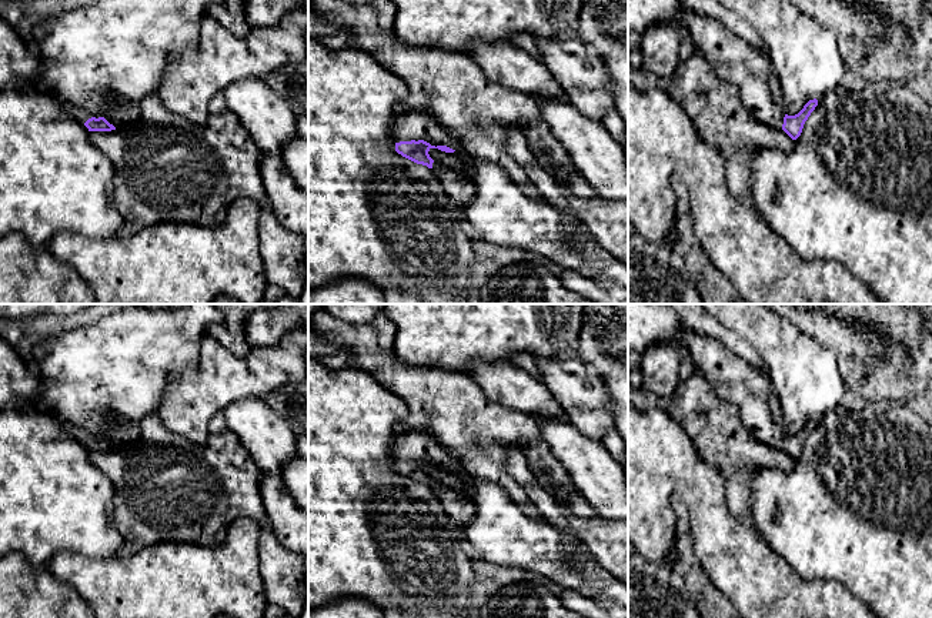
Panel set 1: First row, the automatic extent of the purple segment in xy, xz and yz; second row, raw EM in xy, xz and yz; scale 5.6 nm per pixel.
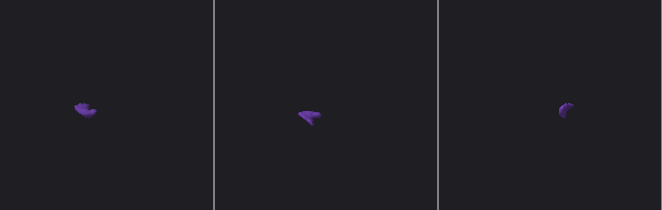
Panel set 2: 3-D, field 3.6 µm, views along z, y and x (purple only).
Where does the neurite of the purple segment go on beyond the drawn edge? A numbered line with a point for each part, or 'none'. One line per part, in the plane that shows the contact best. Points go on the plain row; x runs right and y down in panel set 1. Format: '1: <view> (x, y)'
1: xz (408, 446)
2: xz (457, 505)

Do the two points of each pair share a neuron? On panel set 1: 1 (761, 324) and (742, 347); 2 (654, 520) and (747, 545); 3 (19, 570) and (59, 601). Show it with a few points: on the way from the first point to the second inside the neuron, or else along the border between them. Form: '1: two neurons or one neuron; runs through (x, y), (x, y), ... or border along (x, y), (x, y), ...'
1: two neurons; border along (718, 321), (737, 331), (755, 350), (767, 367)
2: one neuron; runs through (667, 493), (672, 487), (684, 487), (720, 523)
3: one neuron; runs through (29, 580), (49, 600)

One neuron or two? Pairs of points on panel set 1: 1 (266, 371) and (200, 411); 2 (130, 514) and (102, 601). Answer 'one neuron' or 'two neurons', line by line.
1: one neuron
2: two neurons

